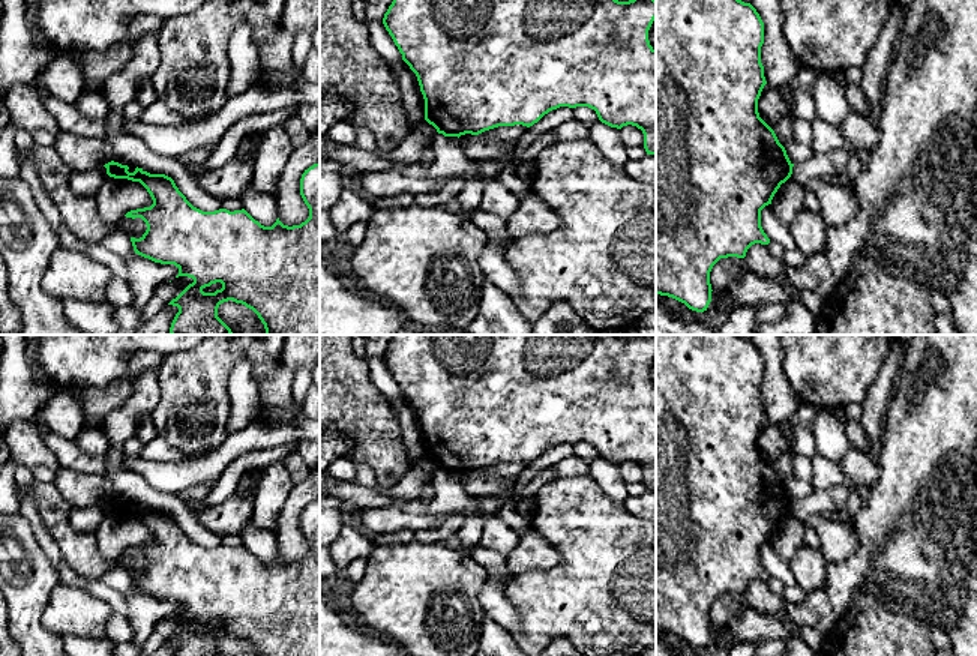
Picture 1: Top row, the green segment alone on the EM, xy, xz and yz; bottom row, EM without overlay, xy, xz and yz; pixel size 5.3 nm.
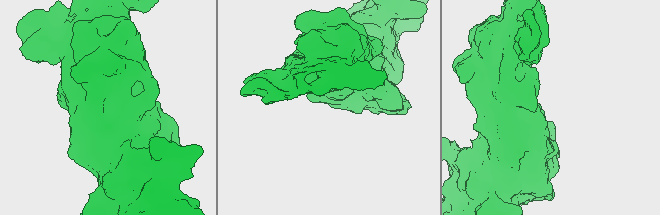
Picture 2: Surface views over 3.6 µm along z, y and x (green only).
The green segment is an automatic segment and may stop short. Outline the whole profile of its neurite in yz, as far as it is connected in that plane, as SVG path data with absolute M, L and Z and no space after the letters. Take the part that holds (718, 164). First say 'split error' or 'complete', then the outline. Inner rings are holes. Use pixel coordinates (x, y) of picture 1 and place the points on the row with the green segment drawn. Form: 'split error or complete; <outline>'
complete; M656 0L656 294L672 297L696 312L707 311L711 302L710 272L720 258L744 258L755 245L768 245L770 239L761 227L761 210L791 174L794 164L774 131L759 117L758 99L764 86L761 47L764 23L750 3L741 0Z

